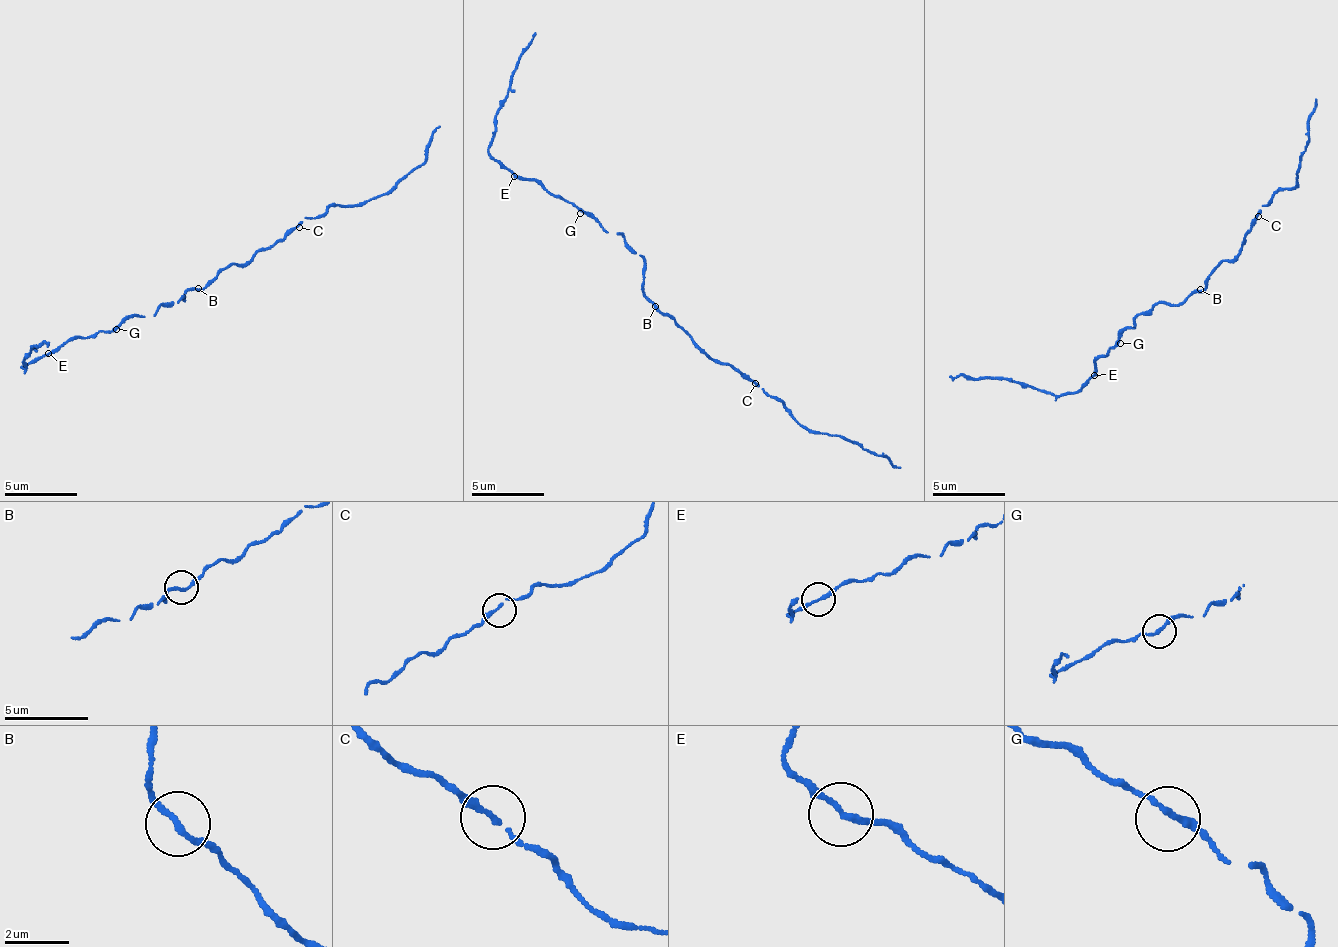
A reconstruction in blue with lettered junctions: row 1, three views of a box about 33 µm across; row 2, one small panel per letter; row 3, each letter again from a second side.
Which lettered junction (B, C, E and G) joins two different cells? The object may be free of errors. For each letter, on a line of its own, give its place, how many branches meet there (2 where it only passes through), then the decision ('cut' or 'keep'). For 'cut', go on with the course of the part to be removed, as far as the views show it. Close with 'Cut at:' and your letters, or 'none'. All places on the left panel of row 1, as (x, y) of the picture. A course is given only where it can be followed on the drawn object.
B: at (198, 288); 2 branches meet; keep
C: at (299, 227); 2 branches meet; keep
E: at (48, 353); 2 branches meet; keep
G: at (116, 329); 2 branches meet; keep
Cut at: none

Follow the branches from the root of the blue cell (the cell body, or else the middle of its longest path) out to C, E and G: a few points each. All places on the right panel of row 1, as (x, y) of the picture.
C: (1180, 305), (1190, 294), (1200, 293), (1221, 261), (1230, 260), (1258, 216)
E: (1180, 305), (1158, 302), (1151, 309), (1142, 310), (1134, 327), (1125, 328), (1106, 357), (1097, 358), (1093, 374)
G: (1180, 305), (1158, 302), (1151, 309), (1142, 310), (1136, 318), (1134, 327), (1125, 328), (1122, 332), (1120, 343)

